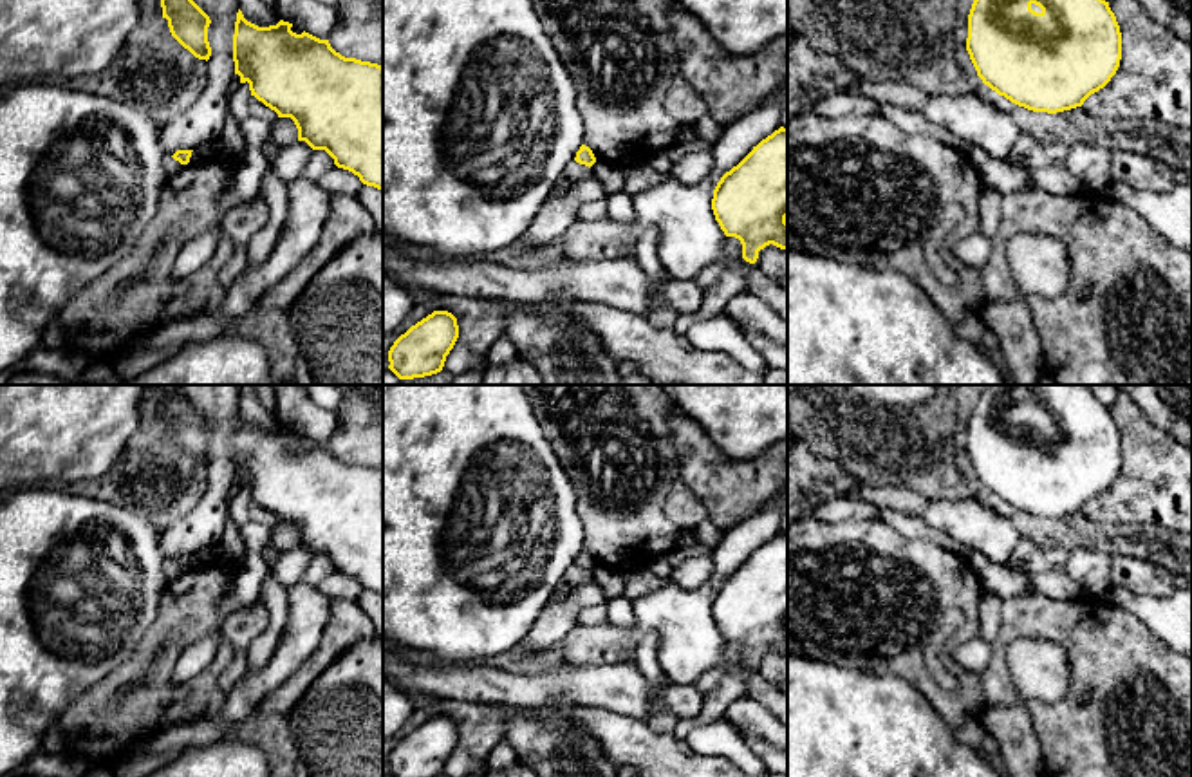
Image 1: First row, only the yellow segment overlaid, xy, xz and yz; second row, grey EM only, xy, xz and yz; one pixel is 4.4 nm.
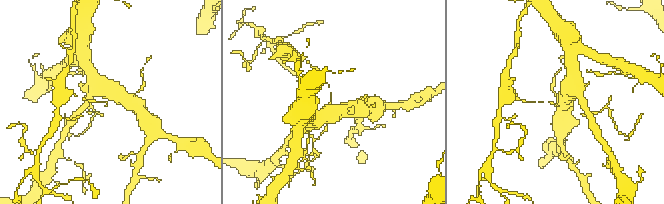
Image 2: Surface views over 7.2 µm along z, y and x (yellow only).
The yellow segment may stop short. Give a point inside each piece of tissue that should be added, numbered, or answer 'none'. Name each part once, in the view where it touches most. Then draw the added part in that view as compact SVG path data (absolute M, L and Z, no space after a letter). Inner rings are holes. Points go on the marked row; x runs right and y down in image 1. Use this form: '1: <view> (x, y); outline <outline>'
none

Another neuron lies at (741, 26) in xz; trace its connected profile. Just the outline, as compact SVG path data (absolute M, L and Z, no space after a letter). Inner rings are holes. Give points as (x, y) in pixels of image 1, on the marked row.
M675 0L730 54L746 56L787 34L787 0Z

